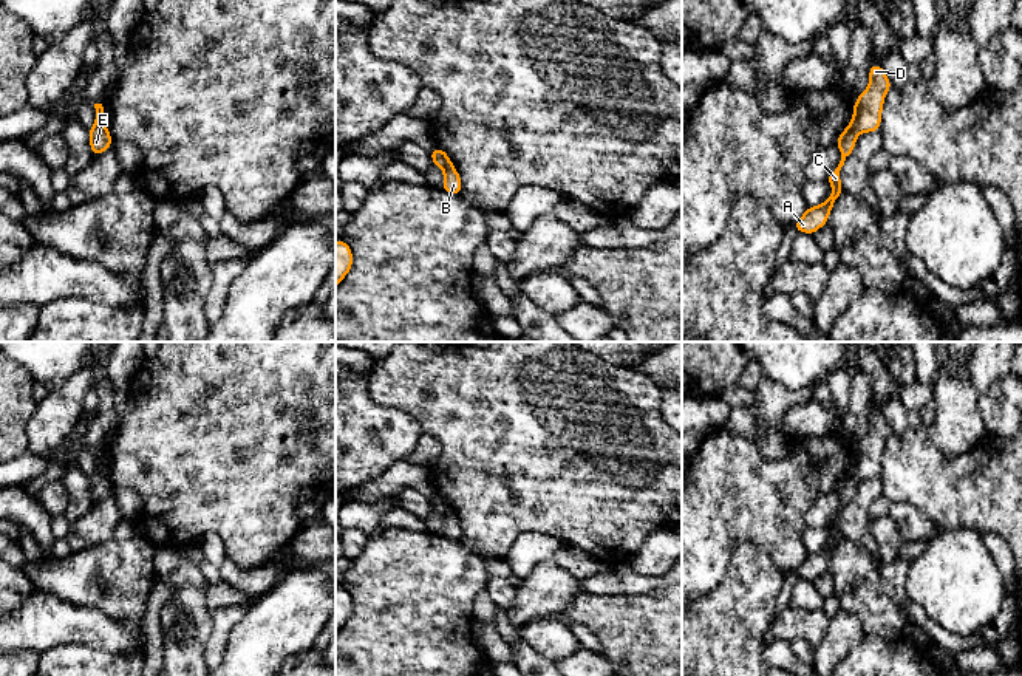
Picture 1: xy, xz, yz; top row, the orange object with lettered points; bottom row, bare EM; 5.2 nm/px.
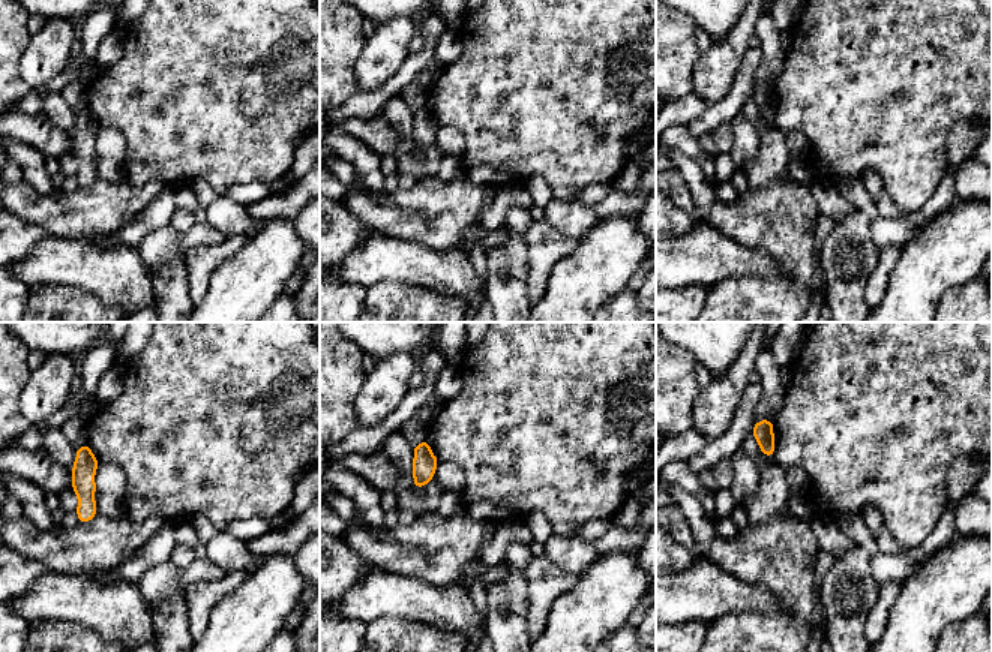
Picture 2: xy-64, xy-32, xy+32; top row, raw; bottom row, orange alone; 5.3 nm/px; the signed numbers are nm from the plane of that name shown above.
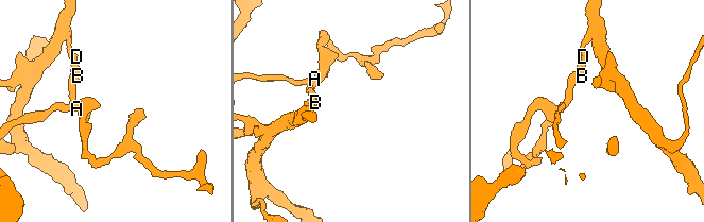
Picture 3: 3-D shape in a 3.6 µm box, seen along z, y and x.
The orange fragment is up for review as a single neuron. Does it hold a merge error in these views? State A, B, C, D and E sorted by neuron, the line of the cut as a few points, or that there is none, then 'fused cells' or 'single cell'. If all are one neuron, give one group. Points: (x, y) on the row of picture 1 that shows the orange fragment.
A C E / B D | xy (96, 118), (105, 129) | fused cells

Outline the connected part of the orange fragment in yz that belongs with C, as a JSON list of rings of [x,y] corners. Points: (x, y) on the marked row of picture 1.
[[[852,122],[844,128],[835,142],[841,152],[841,161],[835,170],[827,176],[827,181],[832,186],[832,195],[818,206],[807,207],[804,215],[795,223],[796,232],[815,234],[819,227],[827,224],[829,213],[836,201],[836,198],[844,192],[840,181],[840,170],[844,166],[846,158],[853,152],[857,144],[857,131],[852,127]]]

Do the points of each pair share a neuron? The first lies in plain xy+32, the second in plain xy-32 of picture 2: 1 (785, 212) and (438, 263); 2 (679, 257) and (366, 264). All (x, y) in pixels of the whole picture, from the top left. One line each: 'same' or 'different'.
1: different
2: same

